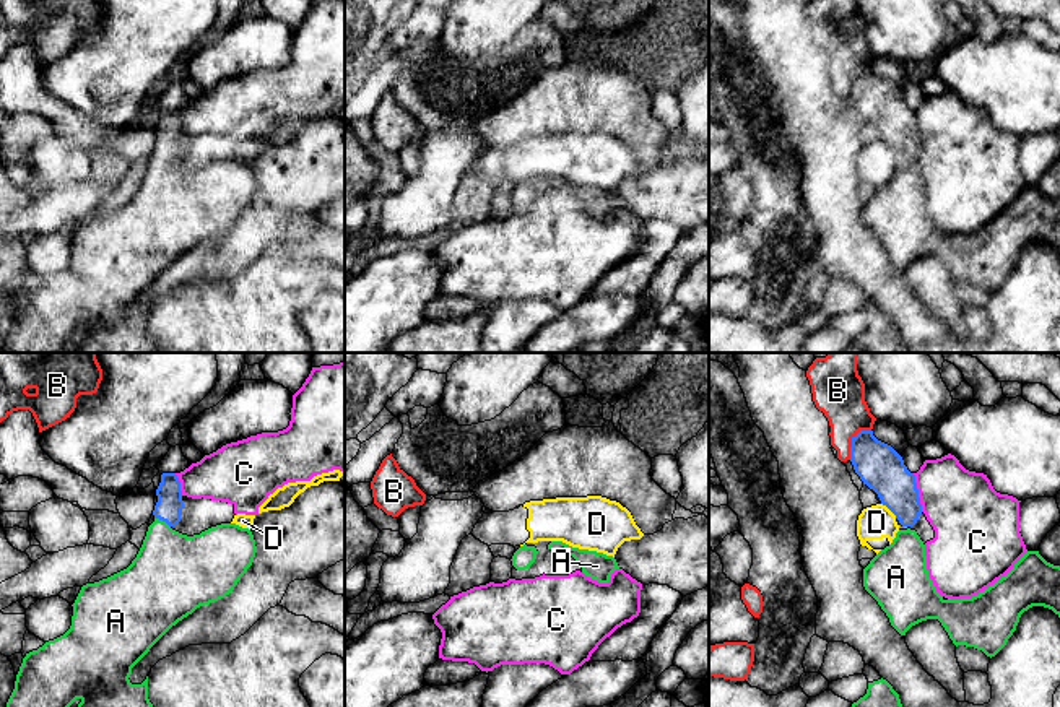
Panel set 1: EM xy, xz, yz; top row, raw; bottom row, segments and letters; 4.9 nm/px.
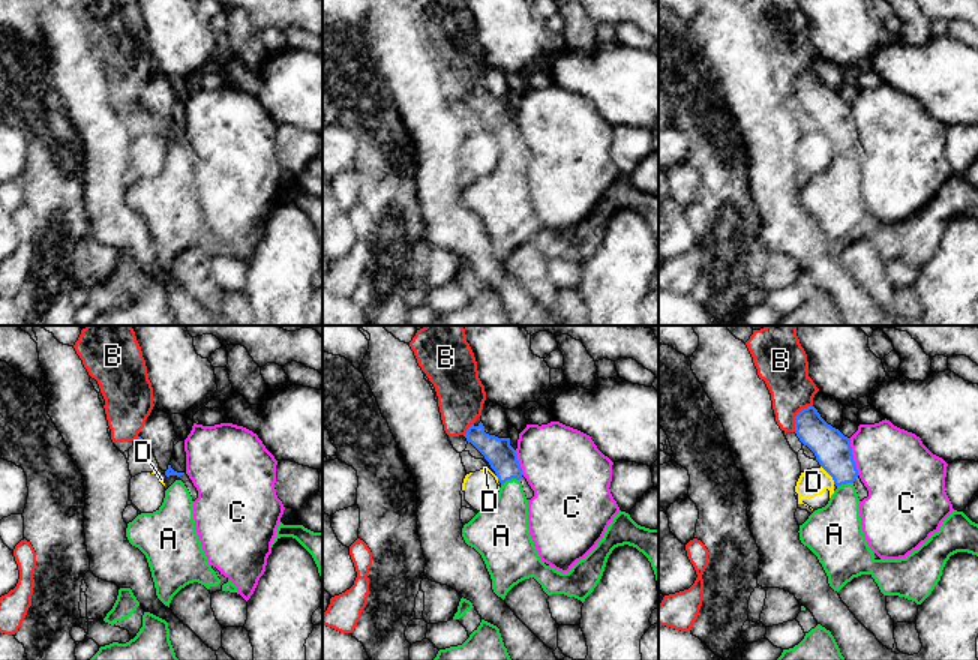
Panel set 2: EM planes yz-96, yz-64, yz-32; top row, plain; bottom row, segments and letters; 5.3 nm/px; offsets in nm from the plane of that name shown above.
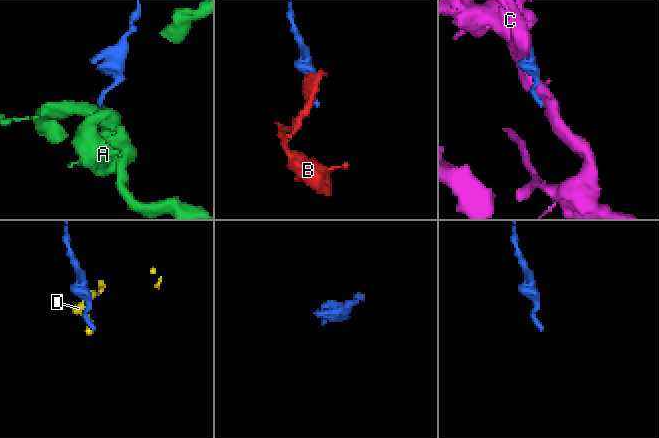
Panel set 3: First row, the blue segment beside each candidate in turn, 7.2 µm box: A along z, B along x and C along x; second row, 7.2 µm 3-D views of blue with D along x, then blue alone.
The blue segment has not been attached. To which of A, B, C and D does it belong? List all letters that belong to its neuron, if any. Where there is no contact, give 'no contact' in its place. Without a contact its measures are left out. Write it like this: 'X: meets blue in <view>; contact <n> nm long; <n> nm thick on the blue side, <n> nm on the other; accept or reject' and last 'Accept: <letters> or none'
A: meets blue in xy; contact 90 nm long; 130 nm thick on the blue side, 360 nm on the other; accept
B: meets blue in yz; contact 190 nm long; 220 nm thick on the blue side, 260 nm on the other; reject
C: meets blue in yz; contact 200 nm long; 220 nm thick on the blue side, 360 nm on the other; reject
D: meets blue in yz; contact 110 nm long; 220 nm thick on the blue side, 170 nm on the other; reject
Accept: A

